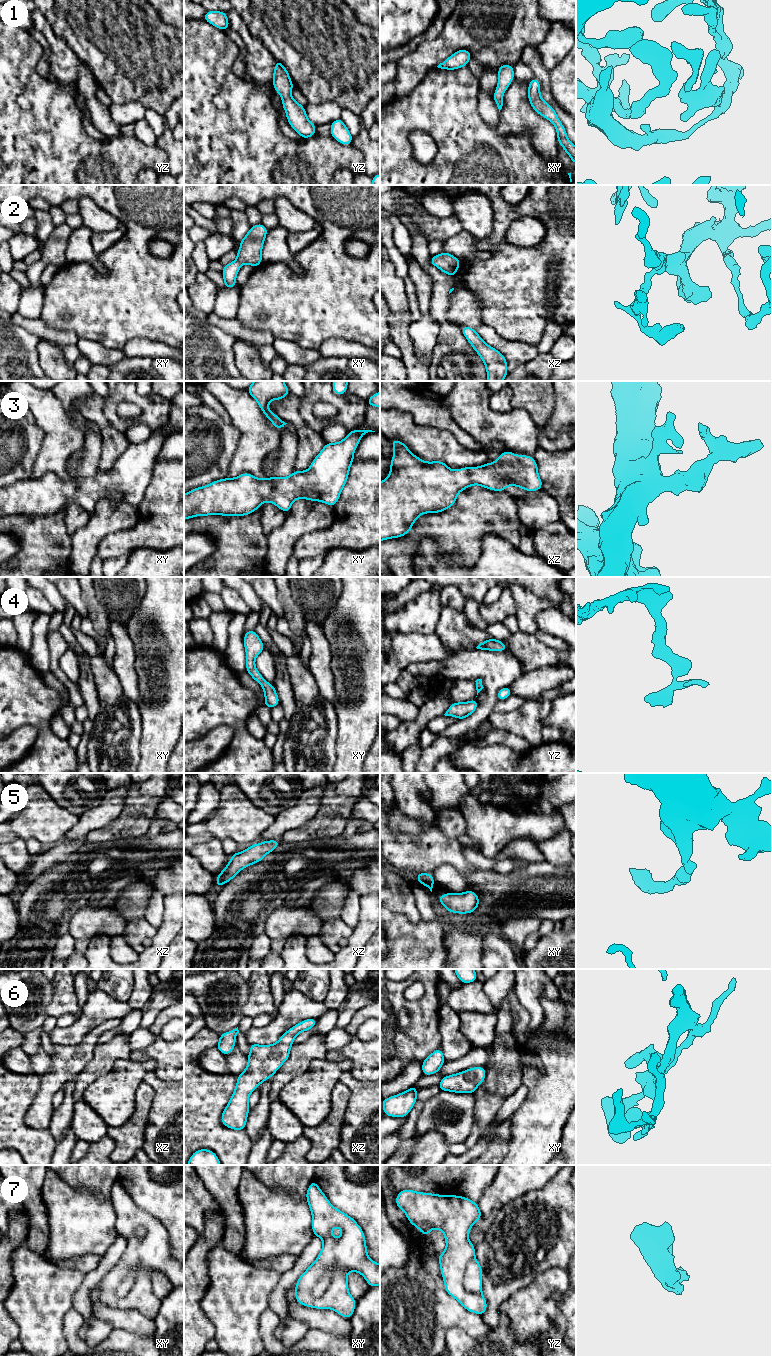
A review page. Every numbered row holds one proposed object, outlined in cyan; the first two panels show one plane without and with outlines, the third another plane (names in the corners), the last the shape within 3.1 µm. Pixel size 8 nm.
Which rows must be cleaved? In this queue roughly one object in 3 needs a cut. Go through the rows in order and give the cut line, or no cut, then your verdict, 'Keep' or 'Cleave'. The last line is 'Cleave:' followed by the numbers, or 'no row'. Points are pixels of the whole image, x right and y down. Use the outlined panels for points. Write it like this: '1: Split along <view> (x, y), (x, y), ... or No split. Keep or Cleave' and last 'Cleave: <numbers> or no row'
1: No split. Keep
2: No split. Keep
3: No split. Keep
4: No split. Keep
5: No split. Keep
6: No split. Keep
7: Split along xy (330, 1270), (313, 1287), (314, 1297). Cleave
Cleave: 7

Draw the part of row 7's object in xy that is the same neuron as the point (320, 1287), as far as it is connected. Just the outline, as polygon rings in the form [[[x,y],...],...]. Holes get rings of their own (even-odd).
[[[328,1271],[324,1274],[324,1276],[315,1284],[313,1287],[313,1296],[320,1297],[324,1294],[328,1285],[332,1279],[332,1272]]]

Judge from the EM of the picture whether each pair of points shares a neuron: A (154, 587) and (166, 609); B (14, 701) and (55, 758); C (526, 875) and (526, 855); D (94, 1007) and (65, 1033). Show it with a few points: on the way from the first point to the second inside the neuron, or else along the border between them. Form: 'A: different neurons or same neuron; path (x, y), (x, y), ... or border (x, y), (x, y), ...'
A: same neuron; path (159, 592), (166, 599), (166, 604)
B: same neuron; path (29, 714), (43, 728), (47, 743)
C: different neurons; border (544, 859), (538, 862), (526, 863)
D: same neuron; path (90, 1015), (73, 1032)

